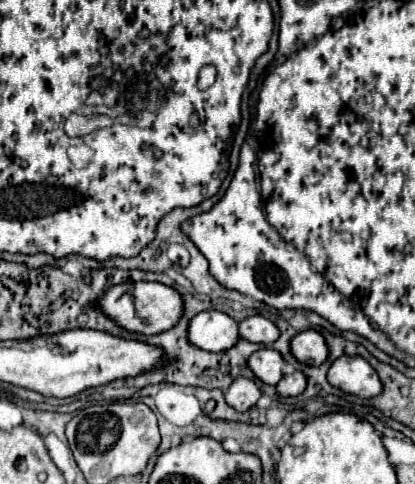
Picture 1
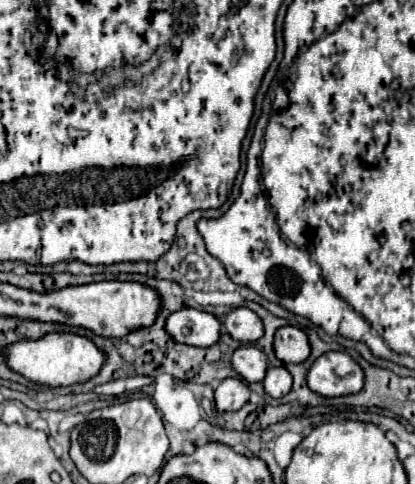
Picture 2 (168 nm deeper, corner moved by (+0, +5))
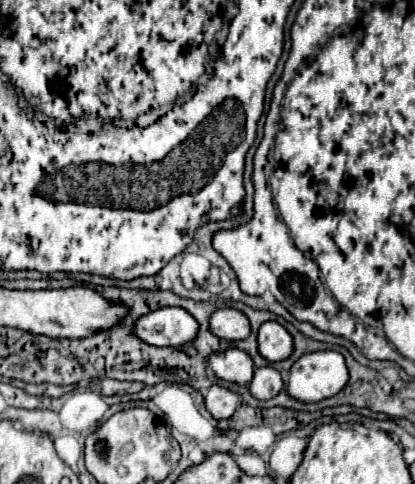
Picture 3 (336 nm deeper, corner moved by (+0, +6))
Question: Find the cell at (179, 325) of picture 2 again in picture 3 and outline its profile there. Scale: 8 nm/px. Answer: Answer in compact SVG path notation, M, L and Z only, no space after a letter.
M160 308L140 316L134 336L150 346L182 346L194 340L198 322L184 308Z

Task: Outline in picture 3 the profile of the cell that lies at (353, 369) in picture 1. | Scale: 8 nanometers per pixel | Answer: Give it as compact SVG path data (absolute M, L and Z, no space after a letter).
M332 350L310 352L300 356L286 382L286 392L290 398L300 402L320 402L338 394L348 382L348 368L344 356Z

